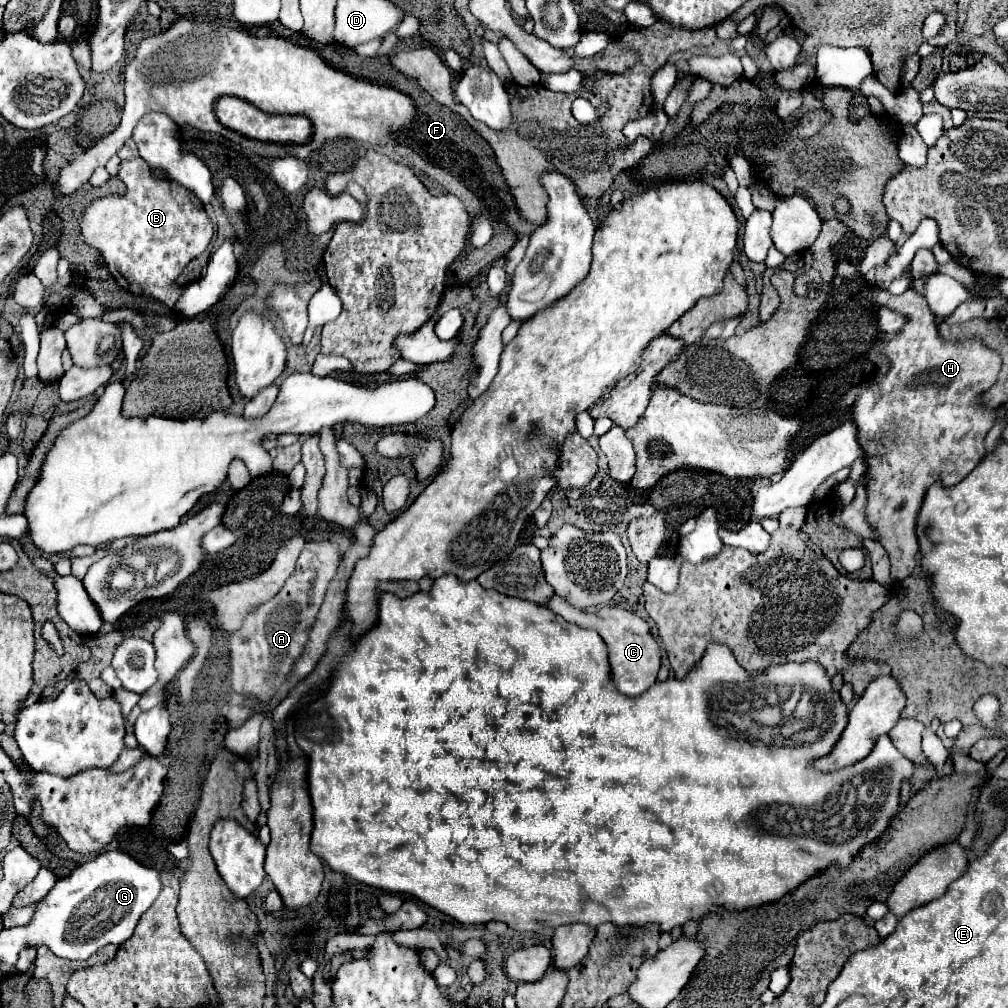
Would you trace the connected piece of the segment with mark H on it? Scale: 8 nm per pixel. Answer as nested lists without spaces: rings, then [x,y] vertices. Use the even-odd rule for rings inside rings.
[[[872,289],[872,299],[874,299],[878,305],[882,305],[882,307],[890,307],[890,309],[894,309],[894,311],[898,311],[898,313],[902,313],[902,315],[908,317],[906,327],[904,327],[892,341],[884,343],[884,355],[886,355],[886,359],[890,361],[890,371],[888,371],[886,379],[884,379],[880,385],[876,385],[876,387],[864,389],[864,391],[858,395],[856,403],[854,403],[854,421],[856,421],[856,425],[858,425],[860,447],[862,447],[862,451],[864,451],[864,459],[866,459],[866,465],[868,465],[868,473],[872,473],[872,485],[866,485],[866,493],[868,493],[866,517],[868,517],[868,521],[870,521],[872,525],[876,525],[876,529],[878,529],[878,533],[880,533],[880,539],[878,539],[878,541],[882,543],[882,547],[884,547],[884,549],[888,551],[888,555],[890,555],[892,581],[898,583],[898,581],[906,579],[906,577],[914,571],[914,567],[916,567],[918,543],[916,543],[916,531],[914,531],[914,529],[916,529],[916,517],[918,517],[918,511],[920,511],[920,507],[922,507],[922,501],[924,501],[924,495],[926,495],[928,487],[930,487],[932,483],[936,483],[936,481],[940,481],[944,487],[952,487],[952,485],[960,483],[960,481],[982,461],[982,457],[984,457],[984,437],[986,437],[986,433],[992,429],[992,411],[996,413],[996,409],[986,409],[986,407],[982,407],[978,399],[980,399],[980,393],[988,391],[988,387],[994,385],[996,375],[998,375],[998,371],[1000,371],[1002,359],[1000,359],[1000,355],[998,355],[996,351],[988,349],[982,341],[956,343],[956,341],[946,341],[946,339],[942,339],[940,333],[938,333],[938,327],[936,327],[936,315],[930,311],[930,307],[928,307],[928,303],[924,301],[924,297],[920,297],[918,293],[912,293],[912,289],[908,289],[904,295],[898,295],[898,297],[896,297],[896,295],[890,295],[890,293],[884,291],[884,289]]]

